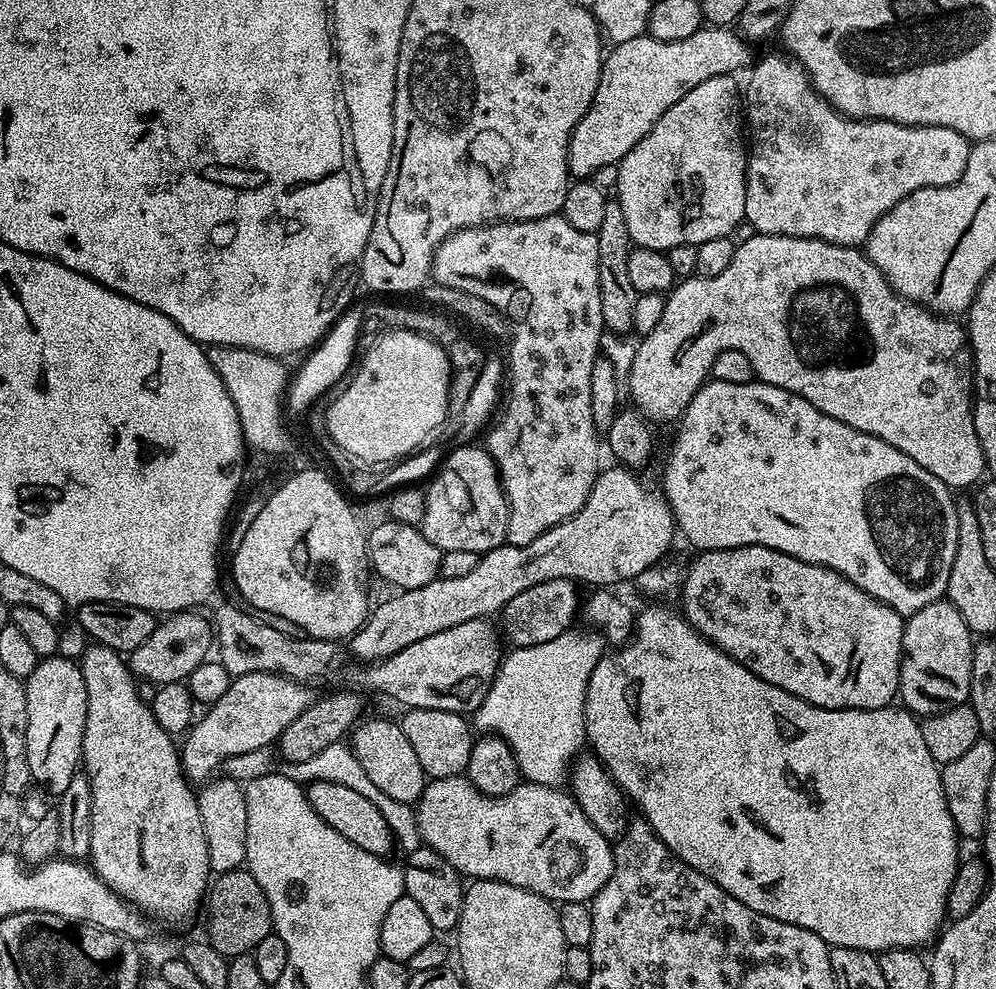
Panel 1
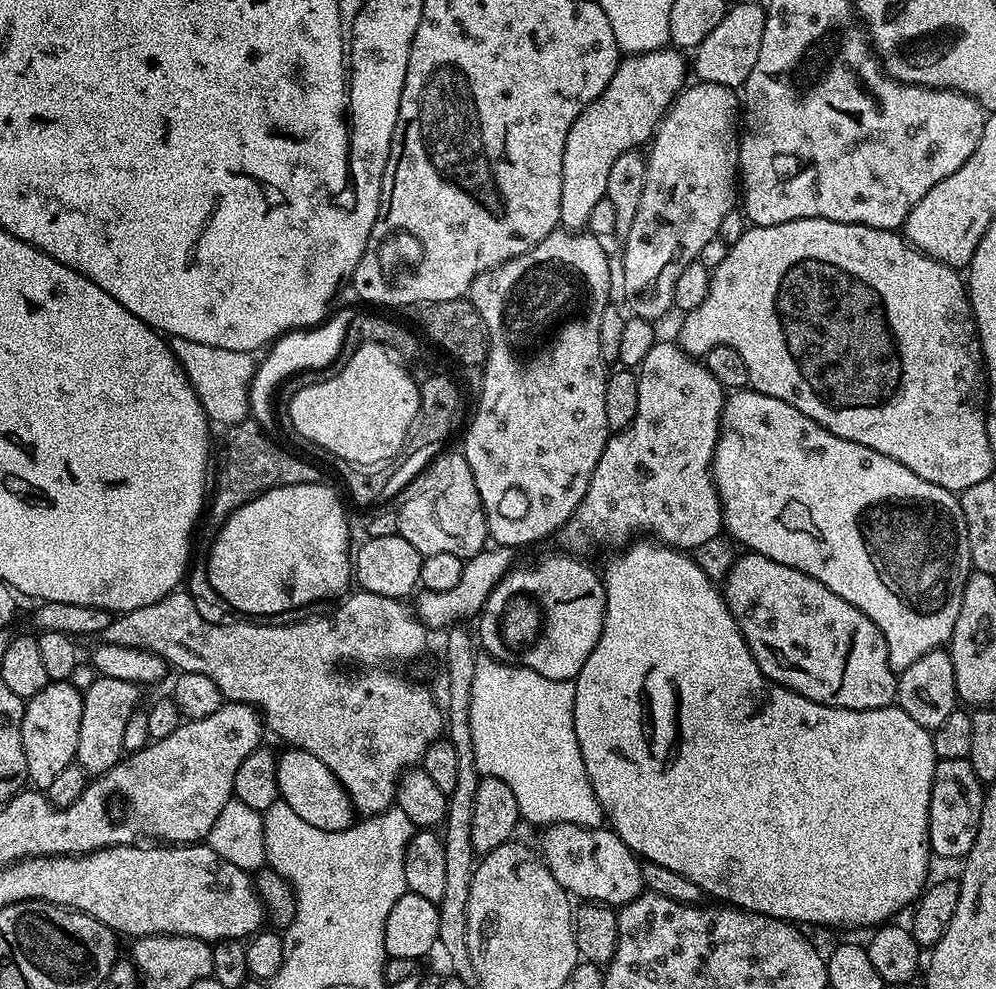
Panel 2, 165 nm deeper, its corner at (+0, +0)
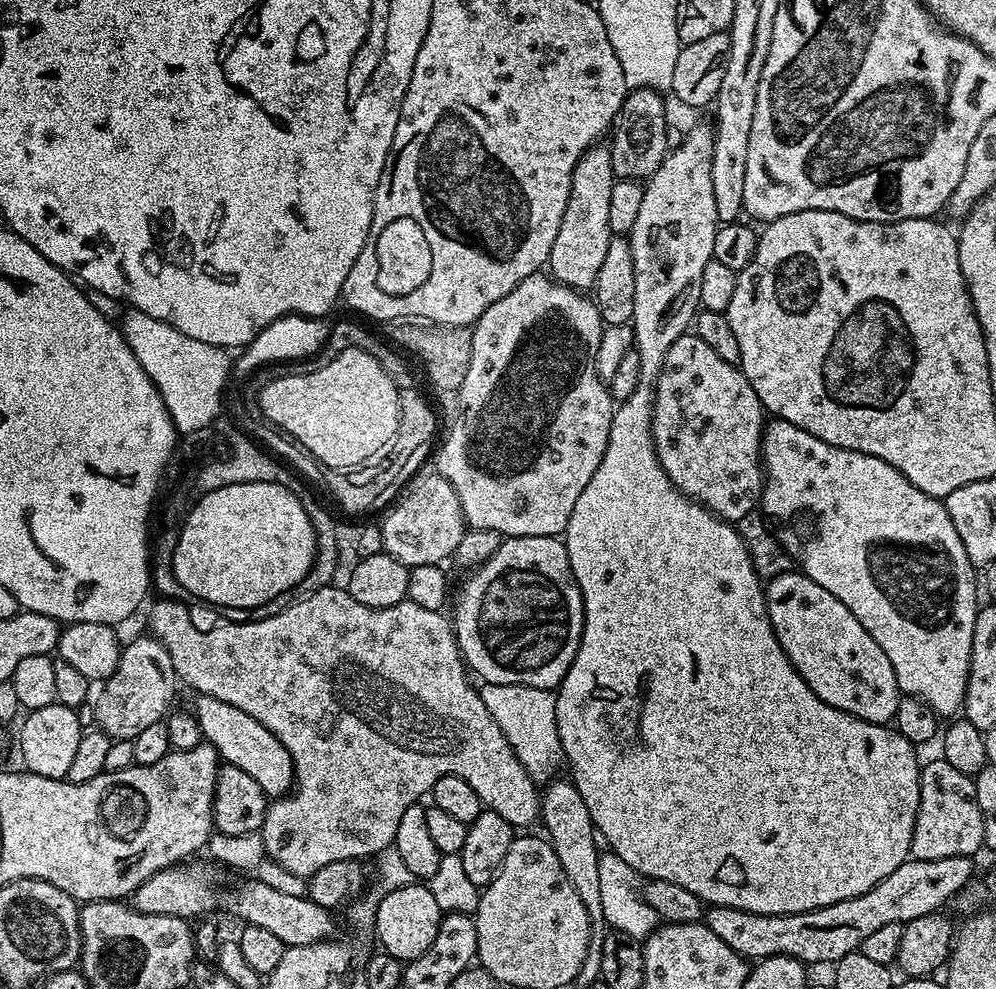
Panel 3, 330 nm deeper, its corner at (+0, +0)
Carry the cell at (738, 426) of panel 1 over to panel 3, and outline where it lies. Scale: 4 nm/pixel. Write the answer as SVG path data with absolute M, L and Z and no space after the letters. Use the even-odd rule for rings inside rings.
M775 418L769 419L764 426L762 471L764 486L758 504L765 517L775 521L774 519L784 520L787 516L812 516L812 537L805 542L800 556L798 552L798 564L804 575L818 582L822 590L830 590L830 594L834 594L834 598L838 598L838 602L842 602L842 606L846 606L846 610L850 610L850 614L854 614L854 618L862 622L866 634L870 634L870 638L874 638L874 642L882 646L882 654L890 658L890 666L894 666L896 684L904 696L925 700L934 709L937 717L955 717L964 703L964 691L970 670L970 650L974 640L974 622L978 611L978 603L976 604L978 572L970 562L970 558L966 558L966 546L962 546L962 538L958 538L958 530L954 530L954 522L950 522L950 514L946 514L943 503L937 497L922 494L922 490L918 490L918 486L909 482L897 468L890 466L890 462L882 462L882 458L874 458L870 454L830 446L822 442L822 438L814 438L814 434L806 434L806 430Z

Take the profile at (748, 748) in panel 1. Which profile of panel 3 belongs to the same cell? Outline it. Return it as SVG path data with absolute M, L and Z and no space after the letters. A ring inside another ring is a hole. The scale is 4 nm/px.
M711 123L694 125L685 134L684 141L669 151L656 173L647 177L642 206L628 236L634 258L634 314L630 323L634 351L640 359L640 381L630 398L615 405L606 454L602 454L594 478L586 482L586 490L582 490L578 502L574 502L574 514L570 514L568 530L562 536L568 547L572 573L584 599L584 625L578 654L574 654L574 662L555 693L556 721L560 750L566 764L568 760L567 775L572 785L582 794L582 802L586 802L586 810L590 810L590 818L603 843L632 867L637 877L674 882L708 906L734 907L762 915L792 915L866 894L908 861L920 801L922 760L916 757L917 745L911 744L901 732L854 718L822 702L822 698L810 690L796 667L788 661L788 655L774 634L764 601L764 584L752 564L744 539L729 521L721 520L691 496L683 496L672 485L656 456L652 441L653 388L670 346L693 327L700 308L702 270L706 270L706 262L712 260L714 250L718 221L714 210L714 182L710 178L713 131Z

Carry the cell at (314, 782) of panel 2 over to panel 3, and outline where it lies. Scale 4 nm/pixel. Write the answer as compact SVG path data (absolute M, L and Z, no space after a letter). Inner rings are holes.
M197 695L195 699L194 715L200 735L212 745L223 763L238 766L238 770L246 770L246 774L250 774L250 778L254 778L254 782L258 782L258 786L262 786L270 798L285 796L293 789L290 750L286 750L286 746L282 746L282 742L278 742L278 738L274 738L274 734L270 734L262 722L250 718L250 714L238 710L238 706L230 706L230 702L222 702L213 696Z

